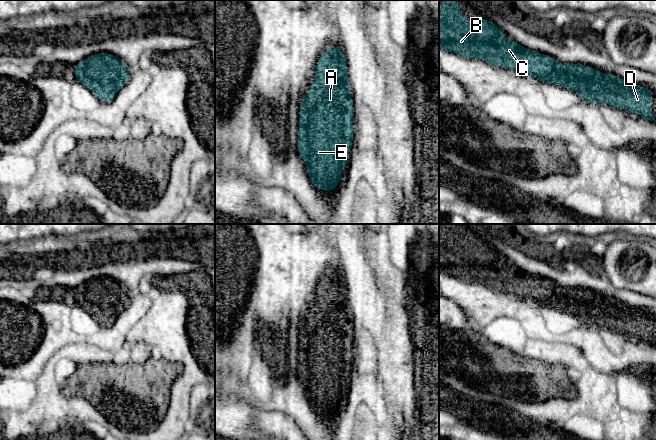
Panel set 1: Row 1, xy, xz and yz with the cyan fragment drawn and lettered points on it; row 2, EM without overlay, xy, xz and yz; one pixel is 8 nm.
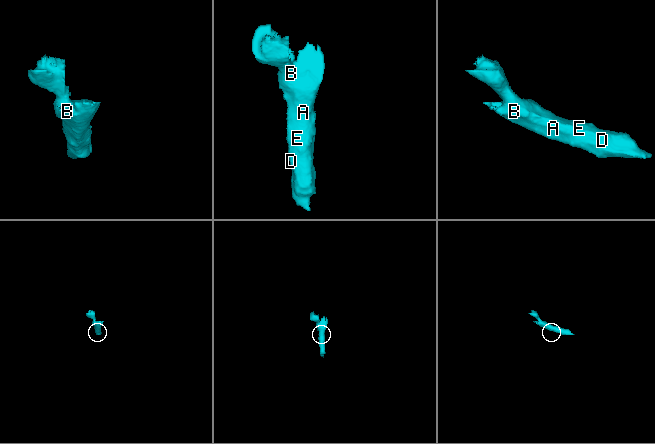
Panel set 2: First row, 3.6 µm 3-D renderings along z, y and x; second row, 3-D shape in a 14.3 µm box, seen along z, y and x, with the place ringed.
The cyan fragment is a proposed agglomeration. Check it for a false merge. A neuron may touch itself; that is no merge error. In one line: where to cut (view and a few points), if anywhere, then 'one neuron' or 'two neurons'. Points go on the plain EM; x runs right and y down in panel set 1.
cut none; one neuron

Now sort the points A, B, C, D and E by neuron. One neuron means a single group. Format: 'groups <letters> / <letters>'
groups A B C D E

